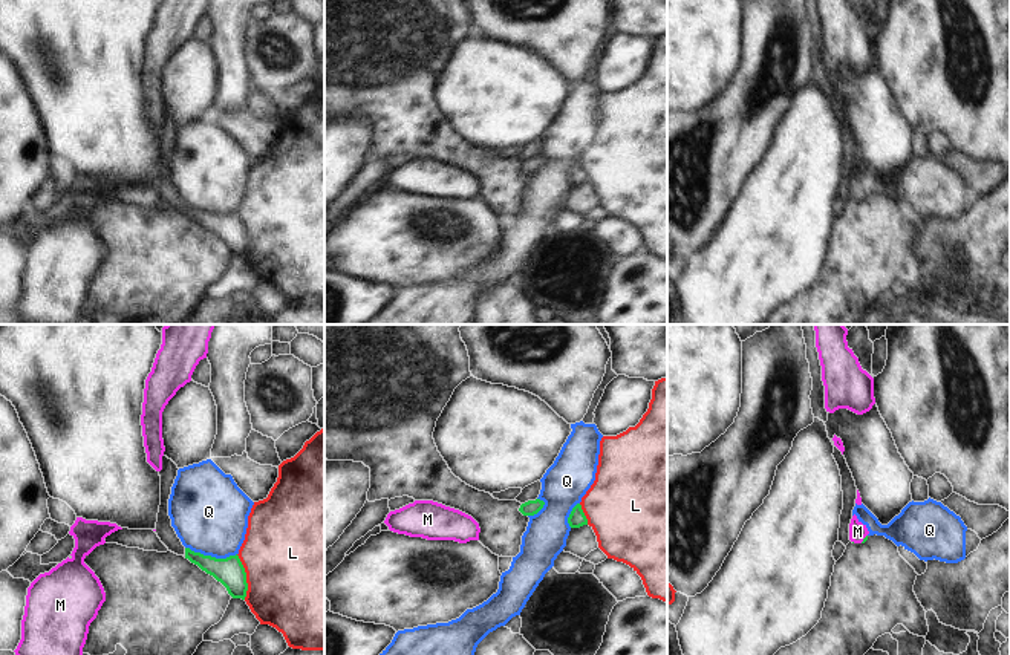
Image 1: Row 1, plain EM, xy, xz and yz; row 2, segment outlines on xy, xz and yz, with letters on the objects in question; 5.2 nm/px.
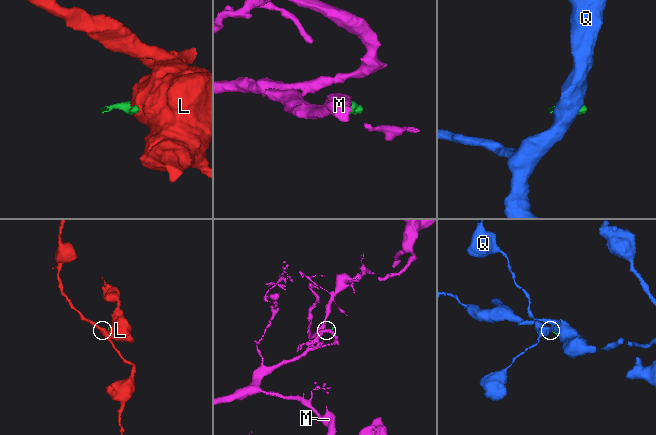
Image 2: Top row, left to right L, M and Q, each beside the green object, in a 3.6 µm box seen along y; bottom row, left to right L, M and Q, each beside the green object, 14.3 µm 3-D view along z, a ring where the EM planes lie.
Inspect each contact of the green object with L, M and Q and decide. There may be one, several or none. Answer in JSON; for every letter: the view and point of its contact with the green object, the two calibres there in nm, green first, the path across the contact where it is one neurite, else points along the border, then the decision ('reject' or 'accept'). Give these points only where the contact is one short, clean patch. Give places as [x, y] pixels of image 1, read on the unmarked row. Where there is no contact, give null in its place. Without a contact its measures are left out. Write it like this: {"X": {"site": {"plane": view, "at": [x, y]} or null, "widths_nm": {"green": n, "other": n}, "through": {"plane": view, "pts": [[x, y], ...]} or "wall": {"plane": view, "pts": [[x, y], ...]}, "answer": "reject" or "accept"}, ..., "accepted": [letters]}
{"L": {"site": {"plane": "xy", "at": [245, 234]}, "widths_nm": {"green": 150, "other": 500}, "answer": "reject"}, "M": {"site": {"plane": "yz", "at": [863, 196]}, "widths_nm": {"green": 20, "other": 100}, "through": {"plane": "yz", "pts": [[865, 196], [863, 196], [857, 189]]}, "answer": "accept"}, "Q": {"site": {"plane": "xy", "at": [210, 213]}, "widths_nm": {"green": 150, "other": 400}, "answer": "reject"}, "accepted": ["M"]}

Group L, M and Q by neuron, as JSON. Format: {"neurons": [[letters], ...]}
{"neurons": [["L"], ["M"], ["Q"]]}

